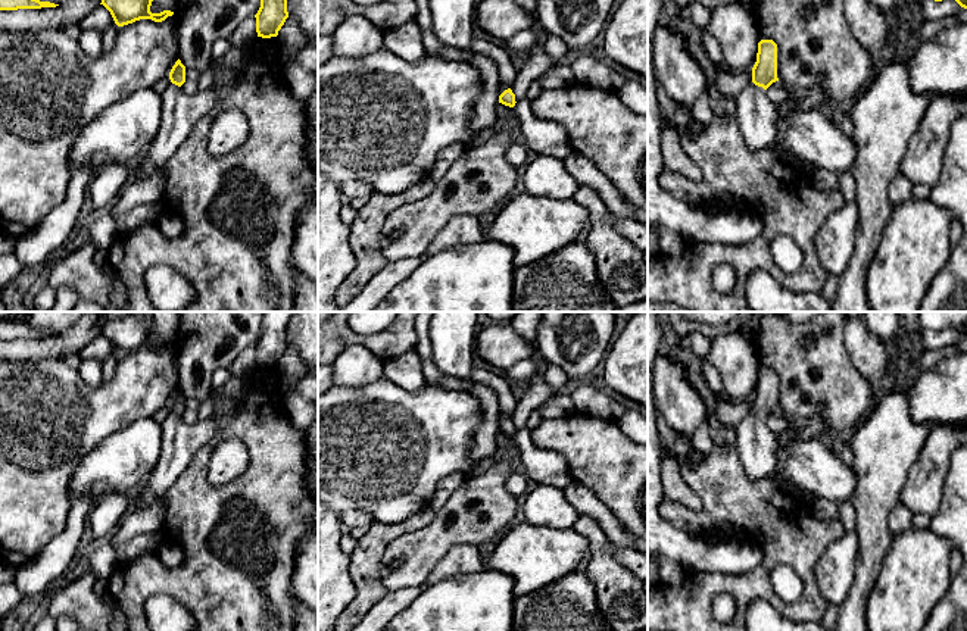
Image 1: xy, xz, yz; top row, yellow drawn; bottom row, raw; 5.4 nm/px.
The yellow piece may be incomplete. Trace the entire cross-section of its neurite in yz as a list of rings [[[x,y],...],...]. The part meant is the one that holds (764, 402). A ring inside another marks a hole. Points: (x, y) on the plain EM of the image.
[[[761,369],[752,397],[752,412],[733,428],[734,449],[746,474],[754,481],[771,477],[777,466],[777,435],[765,422],[776,410],[779,410],[777,374],[773,369]]]

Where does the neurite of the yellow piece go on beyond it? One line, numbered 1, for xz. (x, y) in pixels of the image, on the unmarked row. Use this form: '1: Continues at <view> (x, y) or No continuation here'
1: Continues at xz (502, 415)

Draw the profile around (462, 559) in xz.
[[[458,544],[431,571],[427,582],[449,580],[458,575],[477,574],[486,568],[477,546]]]

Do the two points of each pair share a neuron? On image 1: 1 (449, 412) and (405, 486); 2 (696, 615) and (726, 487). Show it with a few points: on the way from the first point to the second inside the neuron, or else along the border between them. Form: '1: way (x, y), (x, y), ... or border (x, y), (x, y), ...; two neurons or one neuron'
1: way (431, 430), (405, 456), (405, 468); one neuron
2: way (726, 584), (748, 584), (769, 562), (766, 527); one neuron

